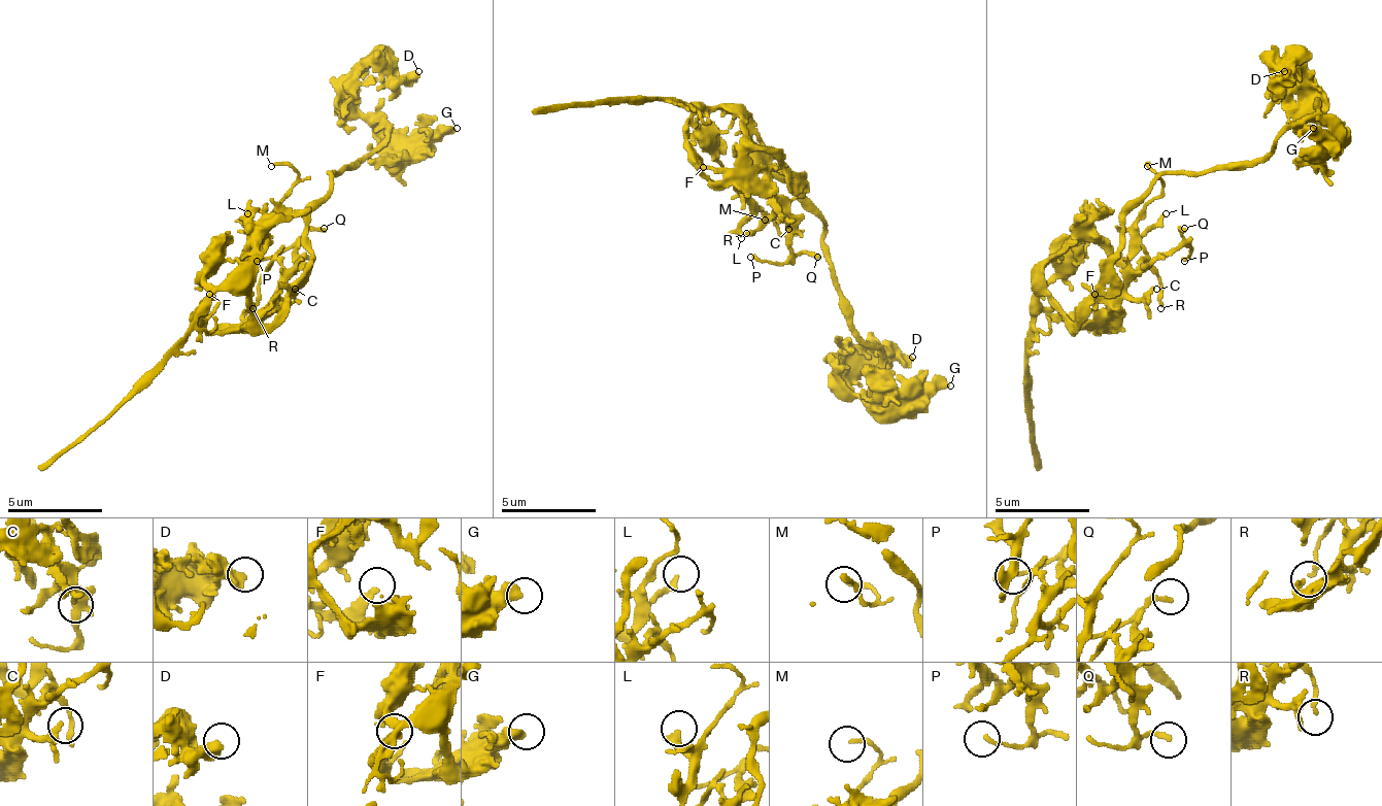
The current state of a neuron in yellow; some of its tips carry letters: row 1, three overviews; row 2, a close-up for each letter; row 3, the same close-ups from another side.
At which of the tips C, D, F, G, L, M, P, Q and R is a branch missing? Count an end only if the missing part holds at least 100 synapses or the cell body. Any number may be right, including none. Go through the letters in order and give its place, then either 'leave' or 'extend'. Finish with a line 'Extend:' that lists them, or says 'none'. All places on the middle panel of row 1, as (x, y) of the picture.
C: place (788, 229); leave
D: place (912, 357); leave
F: place (703, 167); leave
G: place (950, 385); leave
L: place (741, 238); leave
M: place (765, 220); leave
P: place (750, 257); leave
Q: place (817, 257); leave
R: place (746, 233); leave
Extend: none

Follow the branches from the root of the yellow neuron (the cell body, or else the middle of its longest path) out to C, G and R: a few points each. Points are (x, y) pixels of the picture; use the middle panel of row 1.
C: (794, 186), (798, 195), (788, 200), (774, 200), (788, 229)
G: (794, 186), (821, 220), (821, 253), (845, 324), (879, 351), (869, 404), (927, 404), (950, 385)
R: (794, 186), (798, 195), (784, 200), (750, 233), (746, 233)

